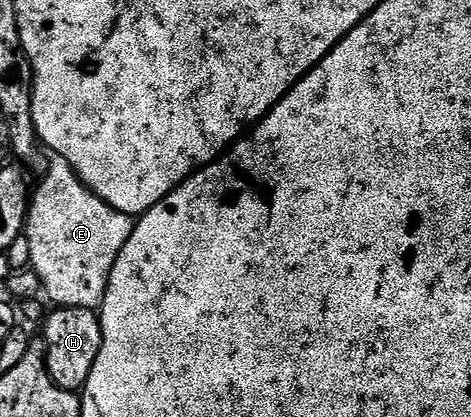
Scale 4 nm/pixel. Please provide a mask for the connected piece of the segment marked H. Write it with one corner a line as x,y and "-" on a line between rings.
70,306
57,308
45,318
43,327
45,368
51,380
55,380
55,384
59,384
59,388
64,390
84,390
87,376
91,376
91,368
95,368
95,356
99,356
99,348
103,344
103,328
98,311

